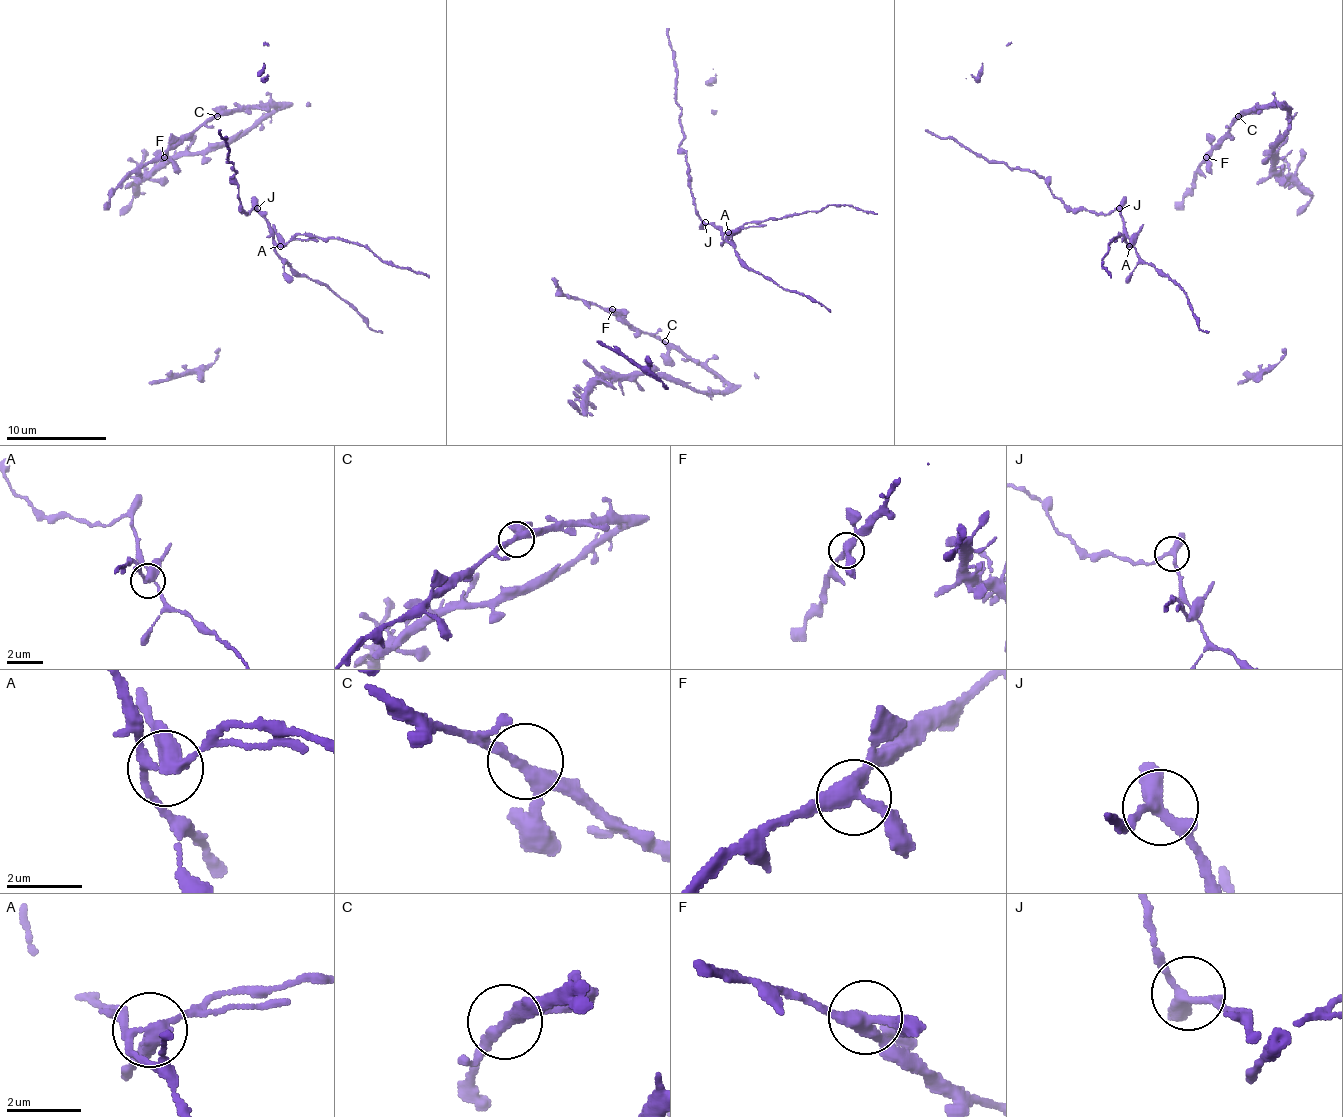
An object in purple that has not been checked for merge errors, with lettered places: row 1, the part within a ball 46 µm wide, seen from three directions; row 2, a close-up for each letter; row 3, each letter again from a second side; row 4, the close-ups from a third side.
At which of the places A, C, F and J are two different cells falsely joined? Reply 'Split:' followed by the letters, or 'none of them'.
Split: A

